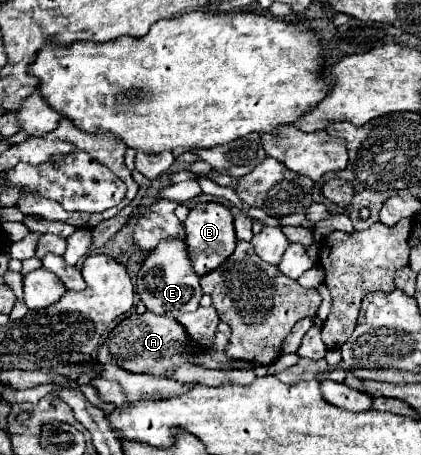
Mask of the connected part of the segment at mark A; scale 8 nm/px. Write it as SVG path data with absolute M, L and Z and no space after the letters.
M134 312L128 318L120 320L110 330L108 338L98 348L98 362L102 362L102 364L116 364L116 366L122 366L128 372L144 372L144 374L166 376L168 378L168 374L172 374L174 368L178 368L182 362L196 362L196 364L202 364L206 368L222 368L224 364L232 364L234 360L230 360L224 354L228 338L230 338L230 328L226 328L226 324L222 322L218 326L214 350L208 352L208 356L204 356L204 354L198 356L198 354L192 352L194 346L188 340L186 330L176 320L158 316L154 312L144 312L144 314L136 314Z

